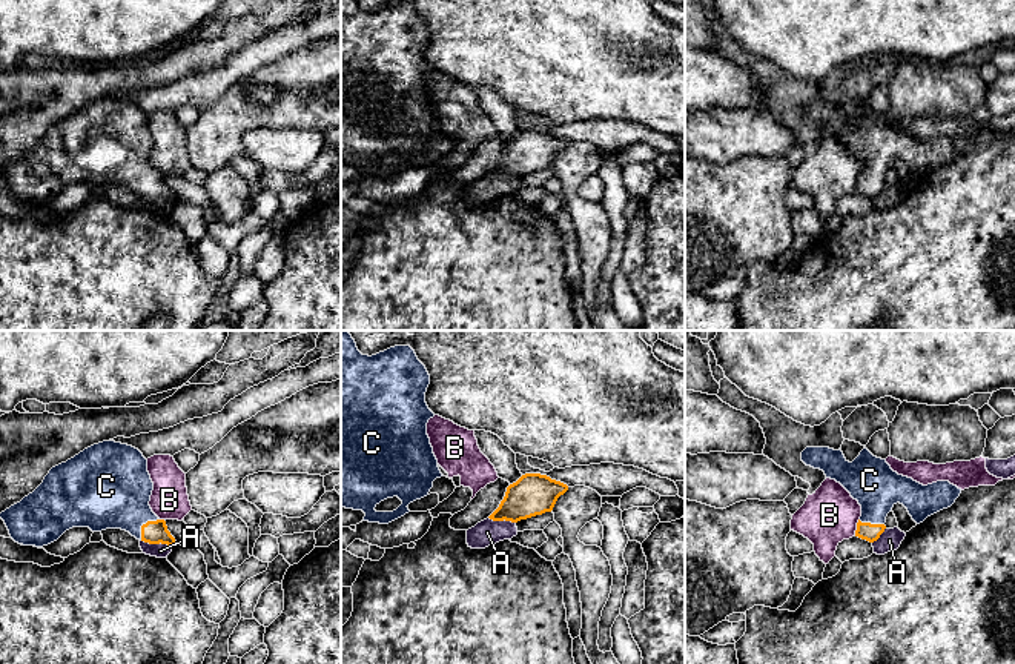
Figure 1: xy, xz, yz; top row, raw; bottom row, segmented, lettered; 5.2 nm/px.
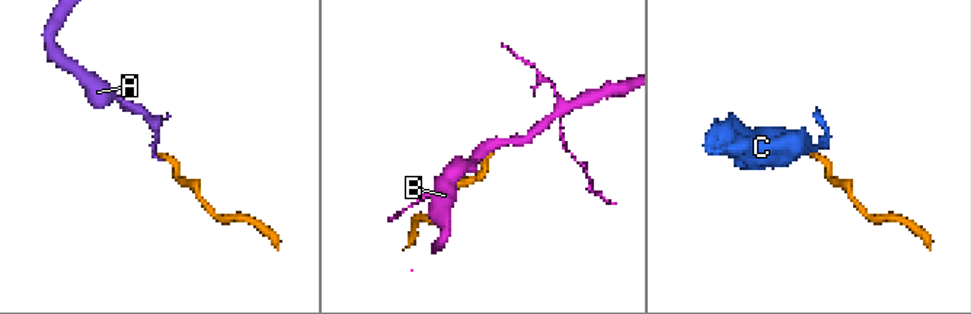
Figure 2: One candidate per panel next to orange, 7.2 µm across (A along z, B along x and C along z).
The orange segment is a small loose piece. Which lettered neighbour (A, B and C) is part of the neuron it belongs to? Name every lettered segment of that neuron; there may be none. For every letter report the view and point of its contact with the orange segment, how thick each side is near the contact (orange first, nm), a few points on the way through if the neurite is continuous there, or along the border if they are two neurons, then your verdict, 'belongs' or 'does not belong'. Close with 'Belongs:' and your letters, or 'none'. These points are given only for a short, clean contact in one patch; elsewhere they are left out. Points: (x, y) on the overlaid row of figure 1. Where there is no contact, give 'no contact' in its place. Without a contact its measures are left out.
A: meets orange in xy at (157, 543); 130 nm thick on the orange side, 80 nm on the other; border along xy (140, 540), (163, 543), (172, 547); does not belong
B: meets orange in yz at (857, 527); 100 nm thick on the orange side, 280 nm on the other; border along yz (859, 518), (854, 535); does not belong
C: meets orange in xy at (143, 524); 130 nm thick on the orange side, 420 nm on the other; runs through xy (154, 532), (143, 524), (111, 489); belongs
Belongs: C

